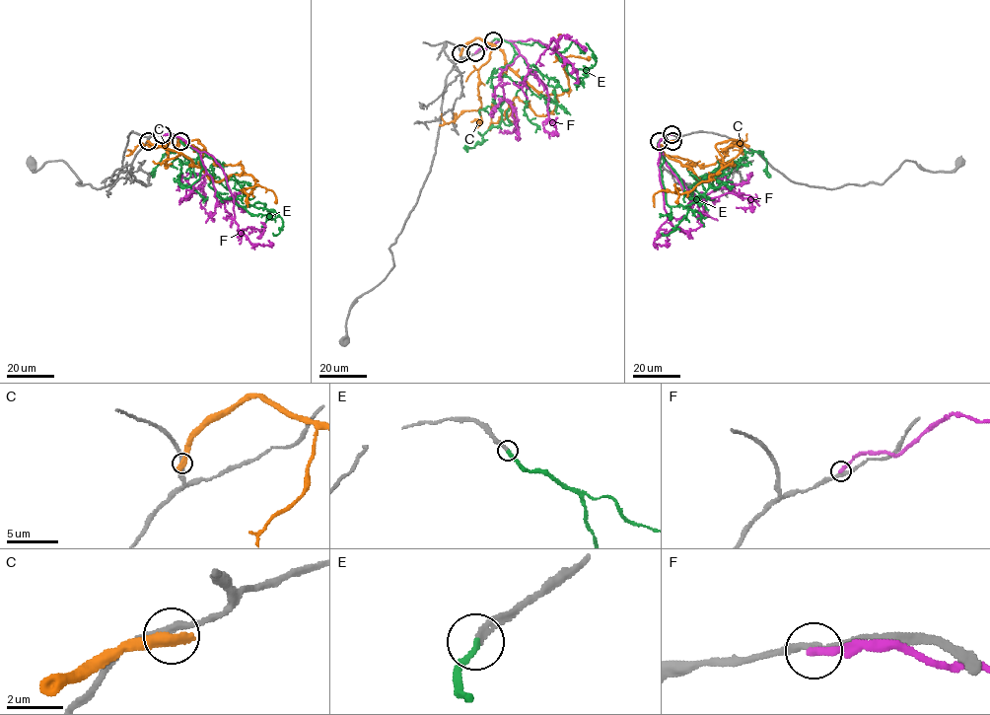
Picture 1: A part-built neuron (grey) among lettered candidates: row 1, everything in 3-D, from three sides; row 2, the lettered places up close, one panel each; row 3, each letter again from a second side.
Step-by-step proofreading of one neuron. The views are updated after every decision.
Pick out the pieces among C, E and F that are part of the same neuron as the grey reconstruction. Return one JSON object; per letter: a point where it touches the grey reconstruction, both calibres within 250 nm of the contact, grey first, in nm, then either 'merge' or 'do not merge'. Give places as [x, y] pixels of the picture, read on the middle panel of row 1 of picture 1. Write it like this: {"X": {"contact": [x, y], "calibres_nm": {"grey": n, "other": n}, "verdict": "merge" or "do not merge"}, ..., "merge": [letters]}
{"C": {"contact": [460, 53], "calibres_nm": {"grey": 240, "other": 550}, "verdict": "do not merge"}, "E": {"contact": [493, 40], "calibres_nm": {"grey": 220, "other": 220}, "verdict": "merge"}, "F": {"contact": [475, 52], "calibres_nm": {"grey": 240, "other": 260}, "verdict": "do not merge"}, "merge": ["E"]}

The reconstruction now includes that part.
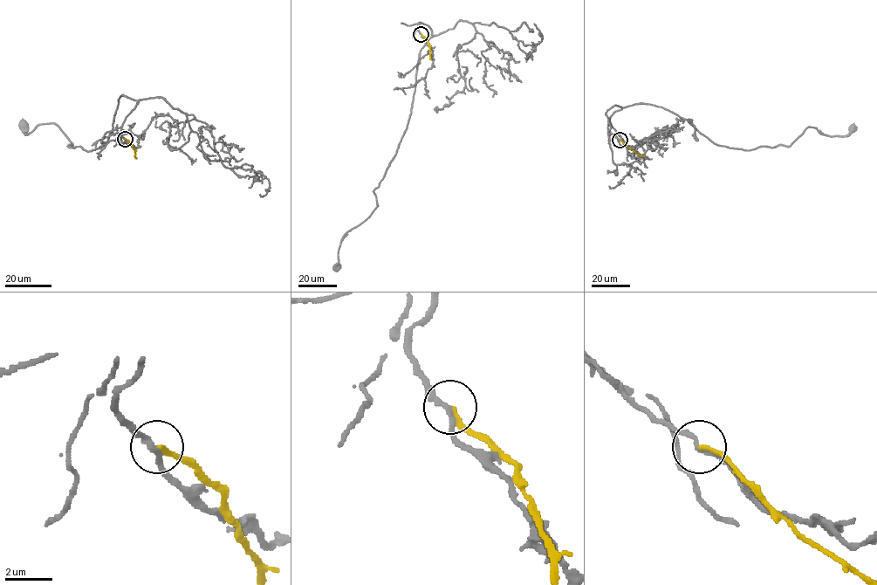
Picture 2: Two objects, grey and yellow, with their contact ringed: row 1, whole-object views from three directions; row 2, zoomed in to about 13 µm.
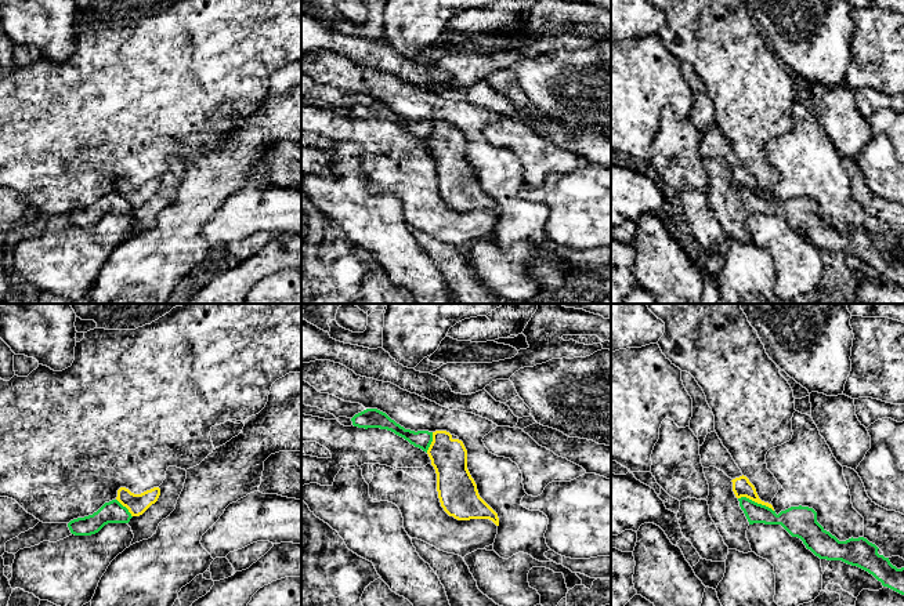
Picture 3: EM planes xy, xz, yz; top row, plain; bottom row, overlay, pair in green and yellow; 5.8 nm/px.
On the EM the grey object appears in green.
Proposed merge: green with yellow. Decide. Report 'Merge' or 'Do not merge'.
Do not merge

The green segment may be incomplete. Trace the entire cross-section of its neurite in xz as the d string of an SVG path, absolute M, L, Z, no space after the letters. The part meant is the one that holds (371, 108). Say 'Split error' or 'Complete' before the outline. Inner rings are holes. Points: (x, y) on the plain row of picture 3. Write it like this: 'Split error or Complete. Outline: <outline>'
Complete. Outline: M366 99L358 105L355 105L352 109L352 116L358 119L380 119L394 123L395 126L404 128L415 138L422 139L427 144L431 133L433 133L433 123L429 121L411 121L405 120L399 115L397 115L394 110L391 110L386 104L377 101L377 99Z

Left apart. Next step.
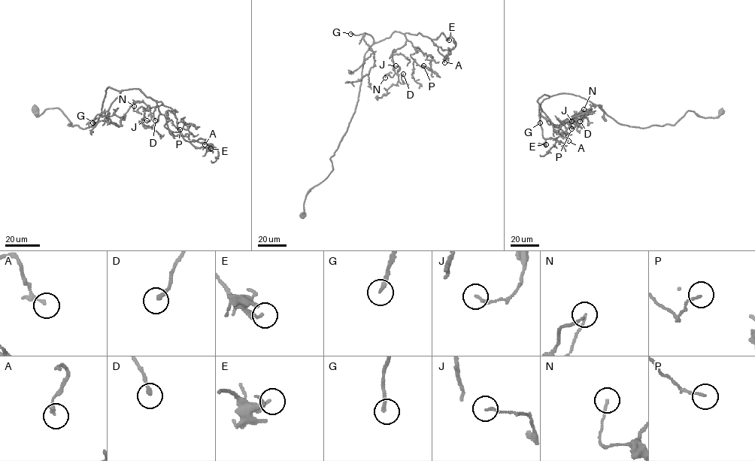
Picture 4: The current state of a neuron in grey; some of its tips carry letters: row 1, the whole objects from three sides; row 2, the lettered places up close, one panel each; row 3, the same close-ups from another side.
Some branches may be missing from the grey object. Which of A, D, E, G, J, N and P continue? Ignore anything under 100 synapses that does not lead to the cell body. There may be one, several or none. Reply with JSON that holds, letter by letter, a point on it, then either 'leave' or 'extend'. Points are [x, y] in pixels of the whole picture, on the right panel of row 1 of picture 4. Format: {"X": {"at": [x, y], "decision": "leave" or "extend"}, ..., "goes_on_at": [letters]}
{"A": {"at": [568, 141], "decision": "leave"}, "D": {"at": [580, 121], "decision": "leave"}, "E": {"at": [546, 144], "decision": "leave"}, "G": {"at": [540, 122], "decision": "extend"}, "J": {"at": [571, 121], "decision": "leave"}, "N": {"at": [583, 109], "decision": "leave"}, "P": {"at": [571, 128], "decision": "leave"}, "goes_on_at": ["G"]}

